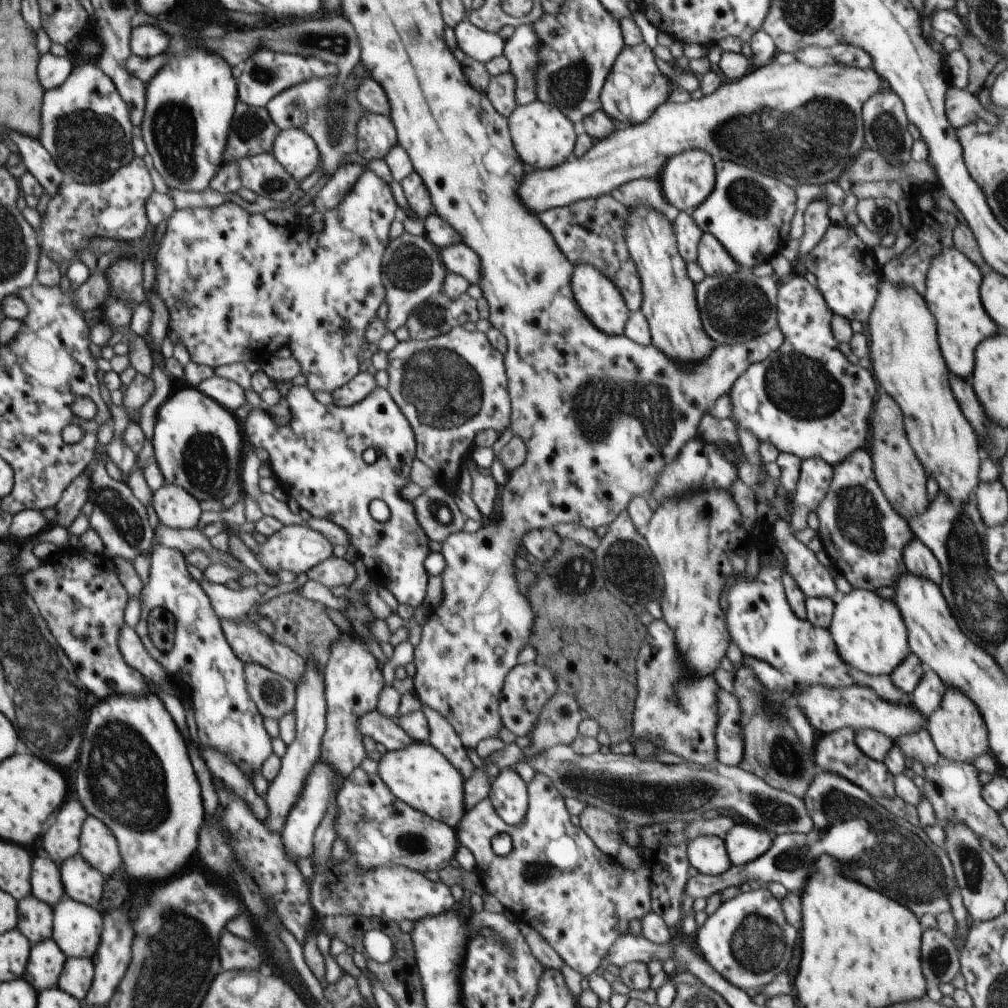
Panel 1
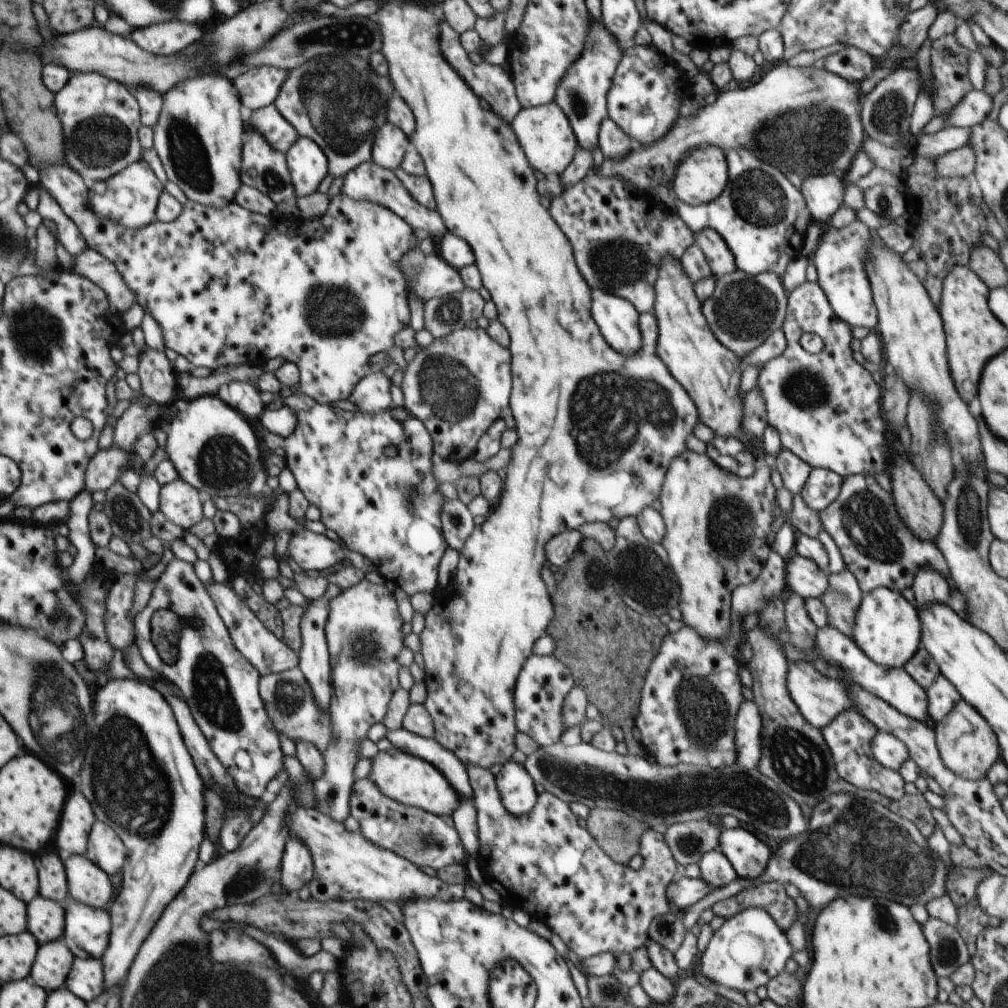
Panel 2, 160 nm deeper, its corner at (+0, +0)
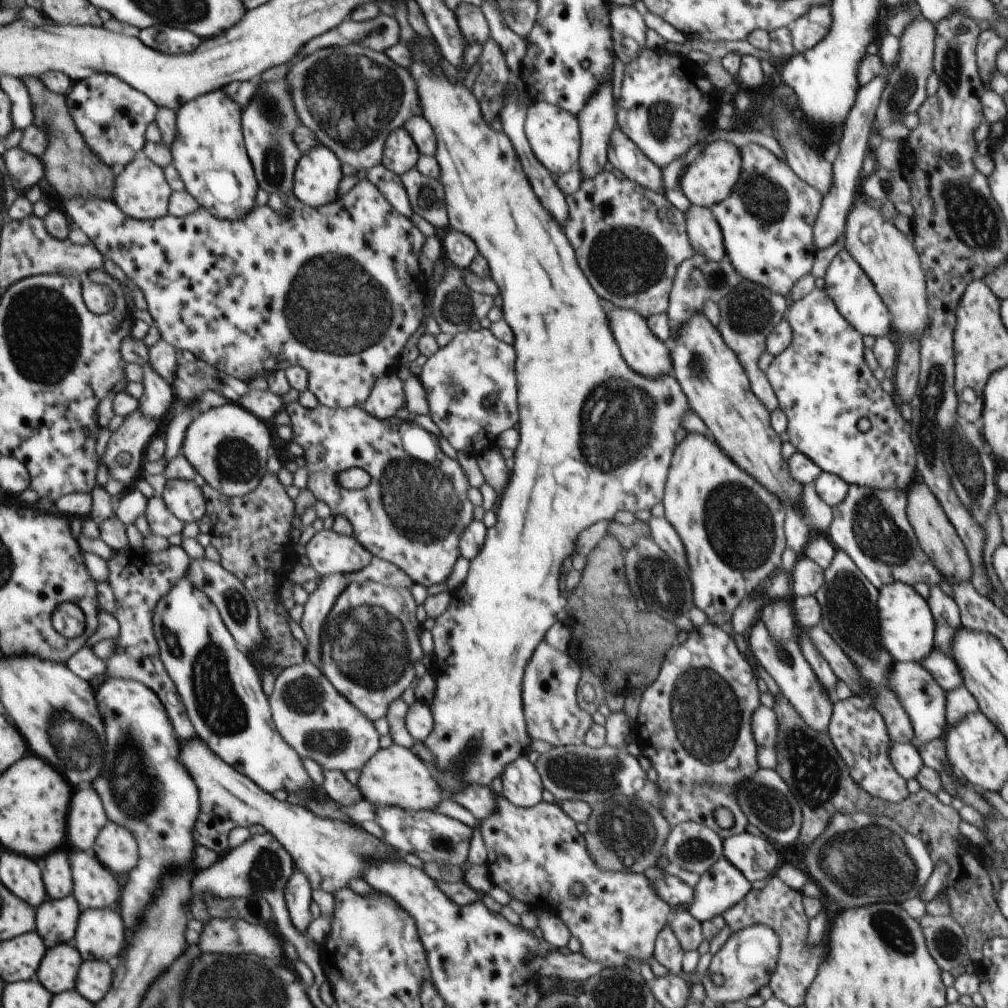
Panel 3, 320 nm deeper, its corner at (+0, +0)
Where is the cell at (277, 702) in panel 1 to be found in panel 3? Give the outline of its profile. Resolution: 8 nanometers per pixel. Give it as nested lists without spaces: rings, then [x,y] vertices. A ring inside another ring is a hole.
[[[308,659],[302,664],[285,668],[276,678],[271,695],[268,697],[273,721],[282,738],[301,756],[311,758],[326,771],[361,770],[361,768],[381,749],[380,735],[374,723],[356,708],[326,678],[326,675]]]

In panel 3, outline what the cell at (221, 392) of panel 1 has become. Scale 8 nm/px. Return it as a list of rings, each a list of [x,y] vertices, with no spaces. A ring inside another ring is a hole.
[[[270,389],[250,390],[246,396],[232,395],[232,398],[248,412],[254,413],[262,420],[272,420],[276,413],[284,410],[286,406],[282,401],[282,397],[274,394]]]

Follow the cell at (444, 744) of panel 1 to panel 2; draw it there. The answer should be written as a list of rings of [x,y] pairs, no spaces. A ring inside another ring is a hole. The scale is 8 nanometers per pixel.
[[[469,765],[467,768],[469,779],[474,789],[475,796],[473,798],[475,807],[477,808],[477,825],[479,832],[479,860],[482,870],[486,876],[487,881],[491,882],[491,885],[496,889],[502,897],[503,904],[510,905],[515,908],[521,908],[524,912],[527,912],[530,917],[536,921],[546,924],[550,927],[552,932],[558,934],[560,938],[568,945],[569,950],[573,950],[580,958],[584,960],[591,956],[600,953],[614,953],[616,956],[622,952],[634,952],[641,946],[646,946],[649,938],[649,926],[657,916],[665,915],[670,912],[668,907],[669,900],[667,899],[667,888],[669,884],[678,876],[681,872],[680,865],[673,857],[672,851],[668,846],[665,839],[664,832],[655,831],[649,828],[640,836],[640,852],[639,854],[643,858],[643,866],[639,870],[634,870],[628,865],[615,863],[594,840],[594,837],[587,831],[587,829],[580,827],[578,824],[577,816],[571,811],[571,808],[563,800],[560,800],[557,796],[550,794],[548,791],[544,791],[537,796],[537,803],[534,808],[525,815],[516,816],[513,815],[503,805],[500,796],[498,796],[497,784],[495,776],[490,773],[489,769],[483,769],[482,767],[474,767]]]

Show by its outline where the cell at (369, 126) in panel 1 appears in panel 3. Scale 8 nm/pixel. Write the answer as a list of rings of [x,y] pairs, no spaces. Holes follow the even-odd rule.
[[[402,126],[385,140],[382,164],[397,175],[404,175],[417,165],[420,152],[410,133]]]

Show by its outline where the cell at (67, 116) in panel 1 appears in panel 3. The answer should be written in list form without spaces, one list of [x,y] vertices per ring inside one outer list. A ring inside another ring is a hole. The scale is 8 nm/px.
[[[97,73],[88,79],[82,79],[72,84],[72,88],[66,95],[66,102],[70,108],[71,115],[75,120],[77,129],[82,133],[89,147],[104,161],[111,169],[115,164],[128,166],[141,155],[148,142],[148,128],[156,120],[160,106],[154,102],[146,93],[135,89],[133,85],[122,80],[114,73]]]

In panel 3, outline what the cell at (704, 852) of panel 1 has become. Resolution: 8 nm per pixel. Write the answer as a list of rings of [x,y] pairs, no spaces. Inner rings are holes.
[[[718,859],[710,870],[700,875],[700,880],[694,889],[693,900],[690,903],[689,913],[701,923],[723,915],[738,904],[752,889],[752,883],[728,859]]]

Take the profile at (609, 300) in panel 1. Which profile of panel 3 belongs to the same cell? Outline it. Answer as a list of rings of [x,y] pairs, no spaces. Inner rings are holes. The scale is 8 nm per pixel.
[[[614,308],[607,314],[609,328],[616,339],[624,360],[639,375],[647,379],[661,379],[663,376],[672,375],[673,360],[669,344],[661,341],[647,325],[647,320],[634,311]]]

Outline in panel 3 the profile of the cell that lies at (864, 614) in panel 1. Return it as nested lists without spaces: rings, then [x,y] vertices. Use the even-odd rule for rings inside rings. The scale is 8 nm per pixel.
[[[896,581],[879,589],[877,605],[884,647],[895,662],[922,662],[934,650],[935,643],[935,620],[928,601],[913,586]]]

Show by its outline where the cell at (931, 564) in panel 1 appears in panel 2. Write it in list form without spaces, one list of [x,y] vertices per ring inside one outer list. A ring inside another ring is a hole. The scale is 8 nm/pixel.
[[[930,567],[921,568],[914,579],[912,590],[915,592],[916,607],[923,609],[934,603],[950,604],[950,585],[948,581]]]

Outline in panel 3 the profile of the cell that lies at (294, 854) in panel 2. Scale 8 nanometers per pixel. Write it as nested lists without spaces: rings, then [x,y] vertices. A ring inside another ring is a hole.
[[[295,868],[293,871],[294,874],[289,878],[285,888],[285,901],[294,928],[305,934],[312,920],[310,915],[310,902],[313,900],[312,888],[300,869]]]

